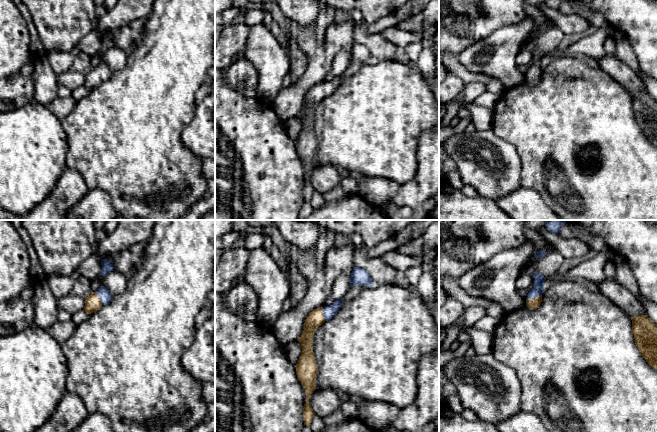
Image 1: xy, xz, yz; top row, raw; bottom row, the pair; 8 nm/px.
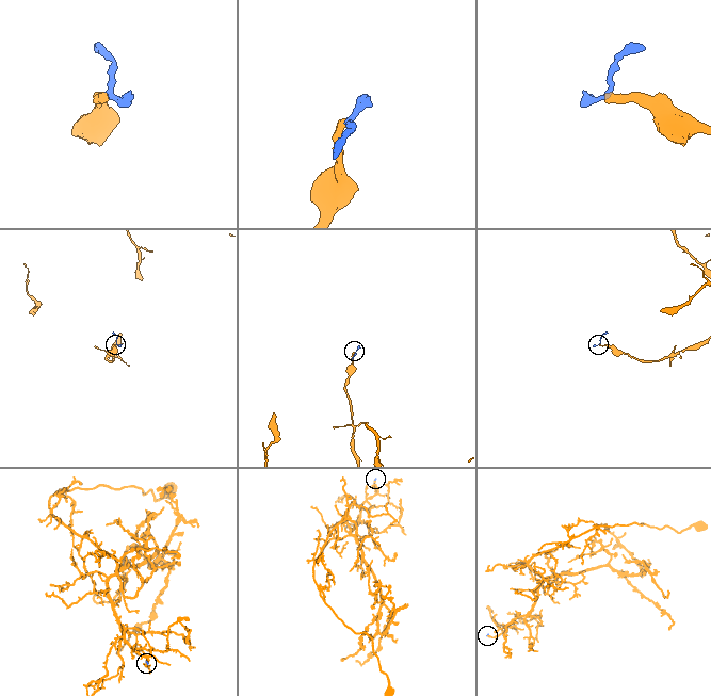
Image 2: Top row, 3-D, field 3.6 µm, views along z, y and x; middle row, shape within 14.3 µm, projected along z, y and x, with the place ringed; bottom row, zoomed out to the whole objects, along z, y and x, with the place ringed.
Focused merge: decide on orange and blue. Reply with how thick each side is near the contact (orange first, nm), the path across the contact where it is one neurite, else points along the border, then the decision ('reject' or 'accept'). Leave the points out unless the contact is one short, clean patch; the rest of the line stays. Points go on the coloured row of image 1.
80/90 nm | across yz (530, 303), (533, 299), (536, 291) | accept

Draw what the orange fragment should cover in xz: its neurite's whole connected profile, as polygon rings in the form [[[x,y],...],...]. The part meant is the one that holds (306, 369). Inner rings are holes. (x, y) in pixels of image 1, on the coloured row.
[[[342,298],[334,301],[329,306],[314,309],[305,319],[304,331],[298,339],[302,347],[302,353],[296,364],[296,375],[305,389],[306,402],[303,408],[303,421],[304,425],[311,425],[314,411],[309,403],[311,394],[316,389],[316,375],[318,367],[313,352],[313,335],[316,329],[321,326],[325,321],[332,319],[338,310],[341,308]]]

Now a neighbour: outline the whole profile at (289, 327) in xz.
[[[285,241],[285,249],[289,263],[297,266],[308,283],[308,289],[299,304],[287,312],[282,312],[271,326],[273,335],[283,345],[301,337],[306,317],[314,309],[323,307],[331,295],[337,277],[345,273],[350,278],[356,267],[352,247],[329,249],[322,267],[316,263],[316,247],[303,251]]]

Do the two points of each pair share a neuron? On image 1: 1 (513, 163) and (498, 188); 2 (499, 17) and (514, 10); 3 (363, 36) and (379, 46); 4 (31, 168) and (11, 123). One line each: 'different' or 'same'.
1: same
2: same
3: same
4: same

